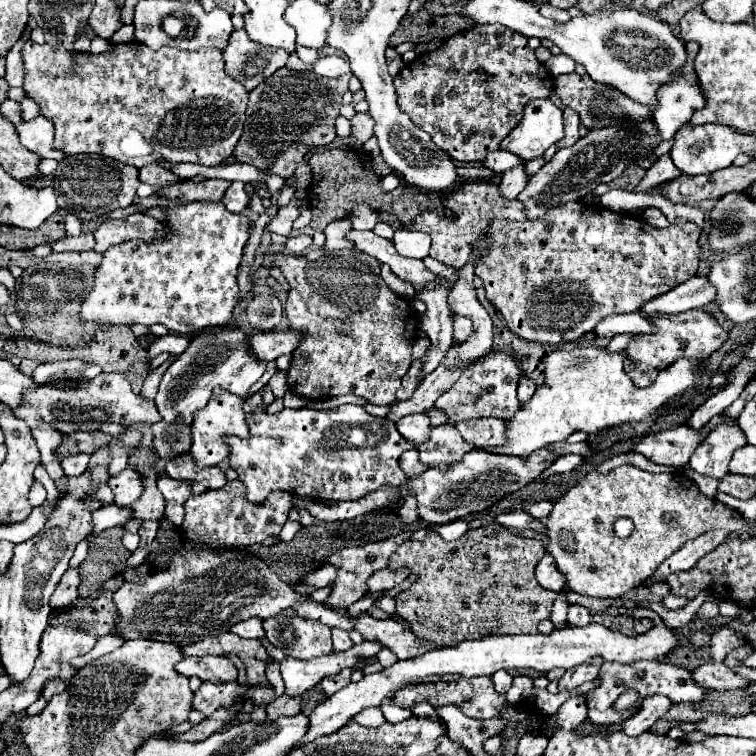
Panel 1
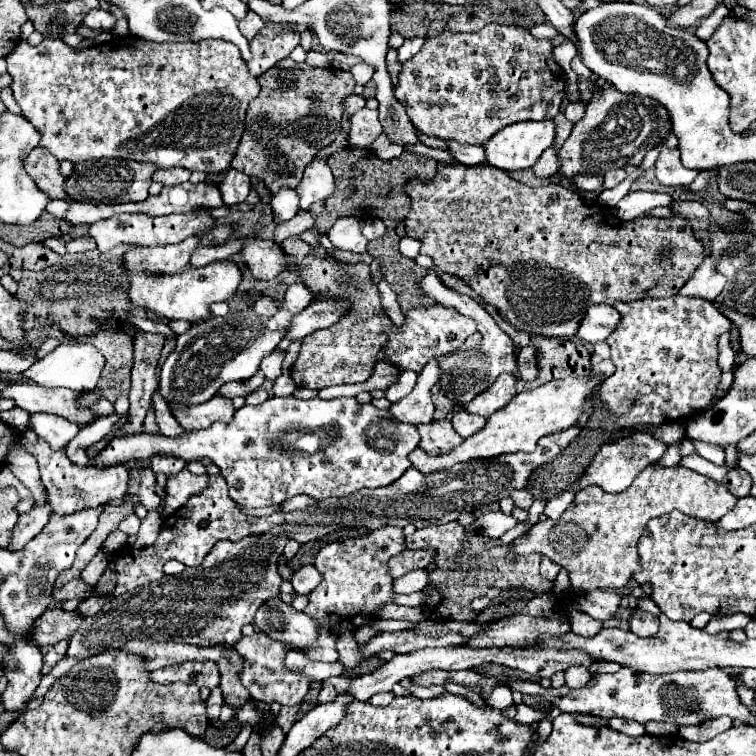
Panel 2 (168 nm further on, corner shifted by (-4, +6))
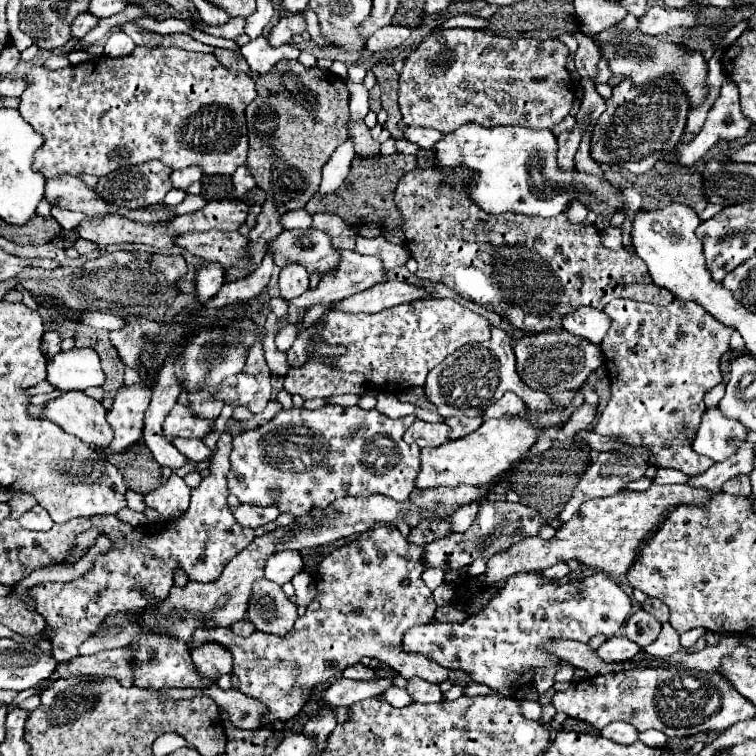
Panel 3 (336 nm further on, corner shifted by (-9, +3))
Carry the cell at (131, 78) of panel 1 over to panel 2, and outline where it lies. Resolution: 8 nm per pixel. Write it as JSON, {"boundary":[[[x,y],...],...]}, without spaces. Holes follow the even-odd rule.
{"boundary":[[[136,36],[116,38],[106,44],[96,44],[92,48],[80,48],[74,50],[64,40],[42,40],[40,46],[30,46],[26,40],[20,40],[16,50],[6,56],[8,62],[8,74],[14,78],[12,92],[16,102],[22,108],[22,116],[26,116],[40,132],[42,140],[40,146],[48,148],[50,154],[54,154],[58,160],[70,160],[72,164],[86,162],[86,160],[98,160],[98,158],[126,158],[126,160],[144,160],[150,164],[156,164],[158,168],[188,168],[188,170],[200,170],[200,172],[224,172],[230,166],[230,160],[234,158],[234,152],[238,148],[238,142],[244,132],[244,118],[250,100],[254,100],[260,94],[258,80],[248,72],[246,62],[240,56],[240,50],[236,46],[224,42],[224,40],[204,40],[204,42],[180,42],[180,44],[168,44],[168,42],[148,42]]]}

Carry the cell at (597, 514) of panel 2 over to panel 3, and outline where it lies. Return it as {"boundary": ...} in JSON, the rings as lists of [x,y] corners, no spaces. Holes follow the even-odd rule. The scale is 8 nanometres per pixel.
{"boundary":[[[651,485],[647,491],[639,493],[617,493],[611,497],[591,499],[571,517],[571,521],[563,523],[557,535],[549,541],[539,537],[527,537],[525,541],[497,553],[487,561],[487,569],[483,573],[483,583],[497,585],[507,577],[521,571],[543,571],[551,565],[577,559],[579,563],[603,571],[607,575],[625,575],[635,559],[635,549],[643,541],[643,537],[651,531],[653,525],[661,519],[667,507],[677,505],[705,505],[711,499],[709,491],[693,489],[689,485]]]}

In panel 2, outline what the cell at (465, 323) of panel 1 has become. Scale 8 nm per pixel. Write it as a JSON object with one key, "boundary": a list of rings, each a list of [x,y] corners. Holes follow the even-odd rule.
{"boundary":[[[434,304],[430,308],[414,308],[406,312],[406,324],[402,330],[398,328],[388,330],[390,340],[384,346],[384,350],[378,354],[378,358],[390,360],[400,370],[420,372],[430,358],[444,356],[456,350],[456,346],[460,346],[474,332],[476,332],[476,322],[472,318],[458,314],[454,308],[446,308],[440,304]]]}

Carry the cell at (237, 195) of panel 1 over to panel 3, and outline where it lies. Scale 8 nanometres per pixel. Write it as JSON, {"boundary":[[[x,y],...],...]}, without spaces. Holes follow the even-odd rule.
{"boundary":[[[239,167],[233,173],[233,185],[235,185],[235,197],[243,197],[245,193],[249,193],[255,187],[253,175],[249,173],[247,167]]]}

